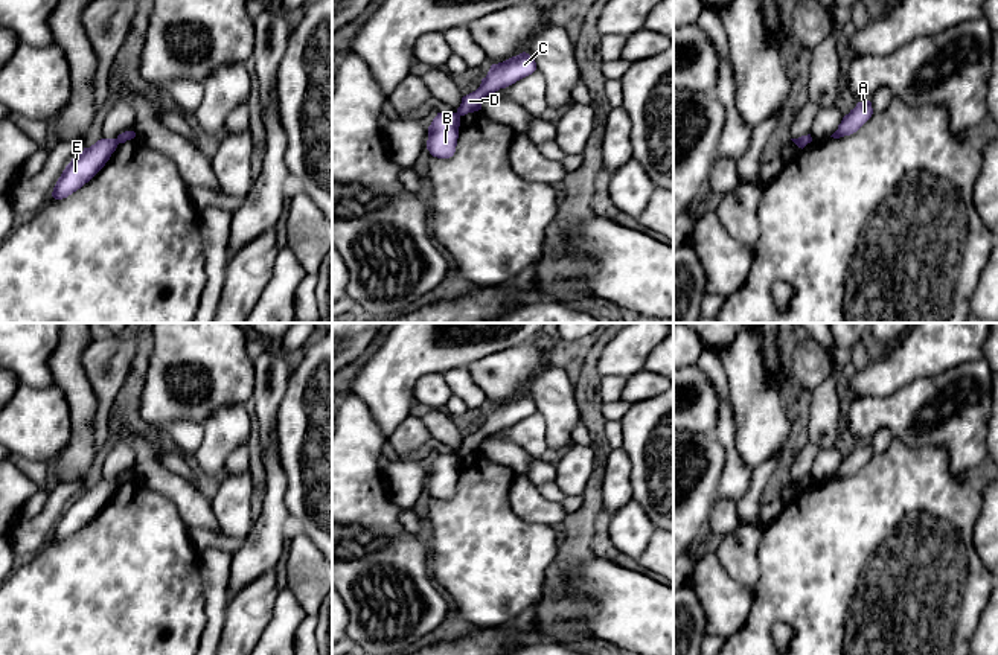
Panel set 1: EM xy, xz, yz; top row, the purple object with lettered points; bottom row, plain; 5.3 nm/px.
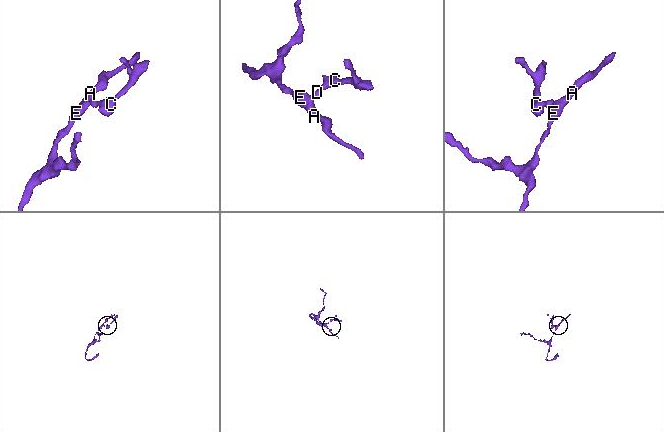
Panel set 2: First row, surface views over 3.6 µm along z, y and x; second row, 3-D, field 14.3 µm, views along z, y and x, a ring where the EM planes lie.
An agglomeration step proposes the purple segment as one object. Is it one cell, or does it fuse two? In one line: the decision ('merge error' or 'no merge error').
merge error

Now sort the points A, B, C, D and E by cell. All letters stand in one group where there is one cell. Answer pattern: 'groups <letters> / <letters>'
groups A B E / C D

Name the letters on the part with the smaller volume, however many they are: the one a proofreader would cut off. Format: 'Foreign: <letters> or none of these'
Foreign: C, D

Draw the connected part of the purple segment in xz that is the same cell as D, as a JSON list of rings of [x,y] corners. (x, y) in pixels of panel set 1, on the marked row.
[[[526,52],[503,62],[492,64],[488,75],[481,79],[480,87],[462,97],[457,114],[465,116],[468,113],[481,110],[481,102],[486,96],[515,84],[517,81],[532,75],[535,70],[536,62]]]

